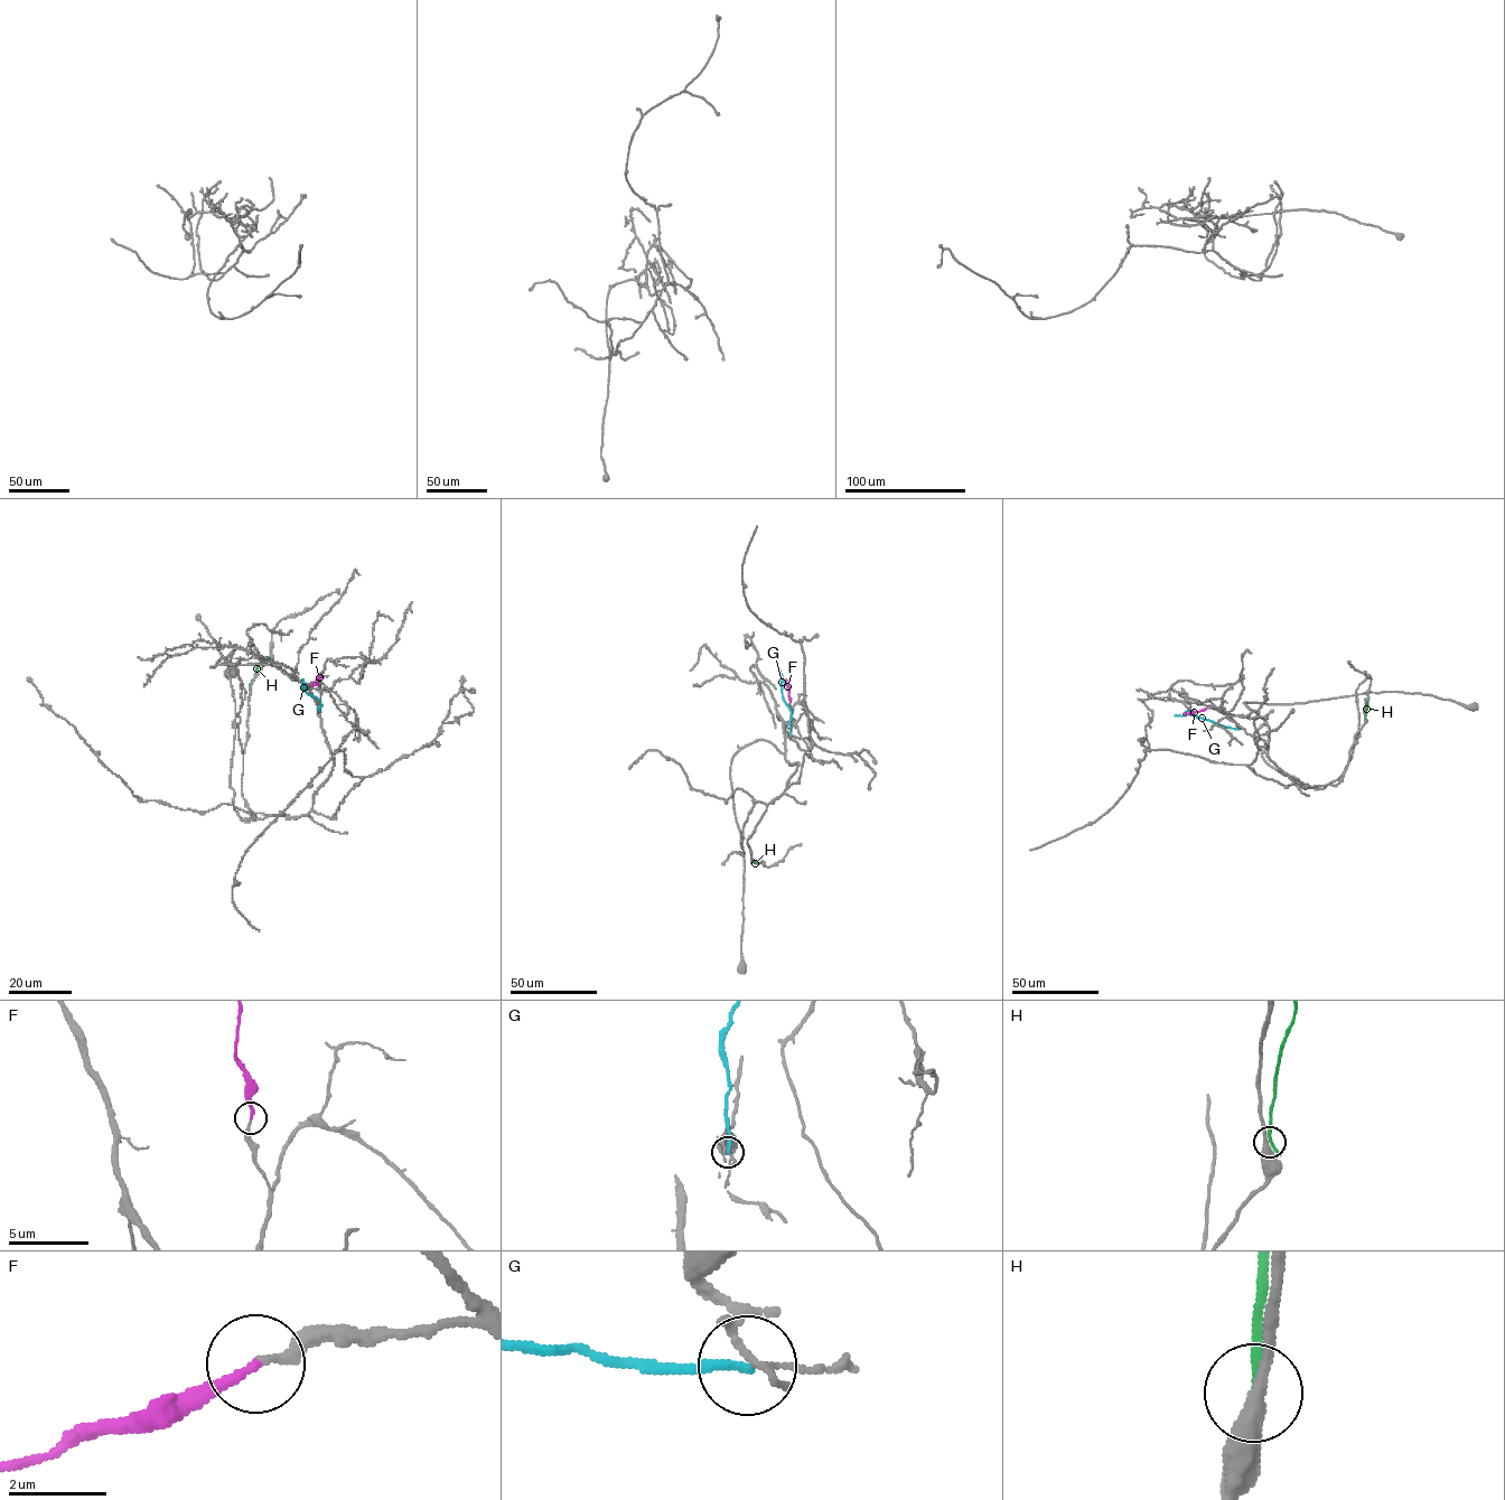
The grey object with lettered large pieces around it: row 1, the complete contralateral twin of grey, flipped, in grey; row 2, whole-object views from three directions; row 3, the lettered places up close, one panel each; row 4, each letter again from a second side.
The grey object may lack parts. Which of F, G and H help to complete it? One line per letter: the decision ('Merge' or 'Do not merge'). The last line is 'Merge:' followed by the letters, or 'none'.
F: Merge
G: Do not merge
H: Do not merge
Merge: F

